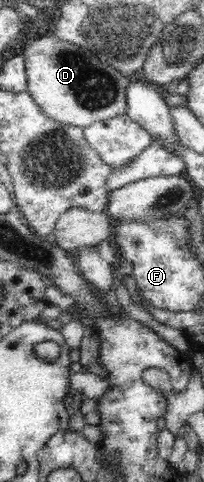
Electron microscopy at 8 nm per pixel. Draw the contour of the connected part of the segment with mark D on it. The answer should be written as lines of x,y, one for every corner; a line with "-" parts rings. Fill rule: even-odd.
41,36
26,45
21,53
26,67
27,90
48,118
57,123
83,129
91,123
104,122
108,118
126,114
126,91
131,83
129,77
118,72
108,62
100,60
93,52
58,39
58,36

